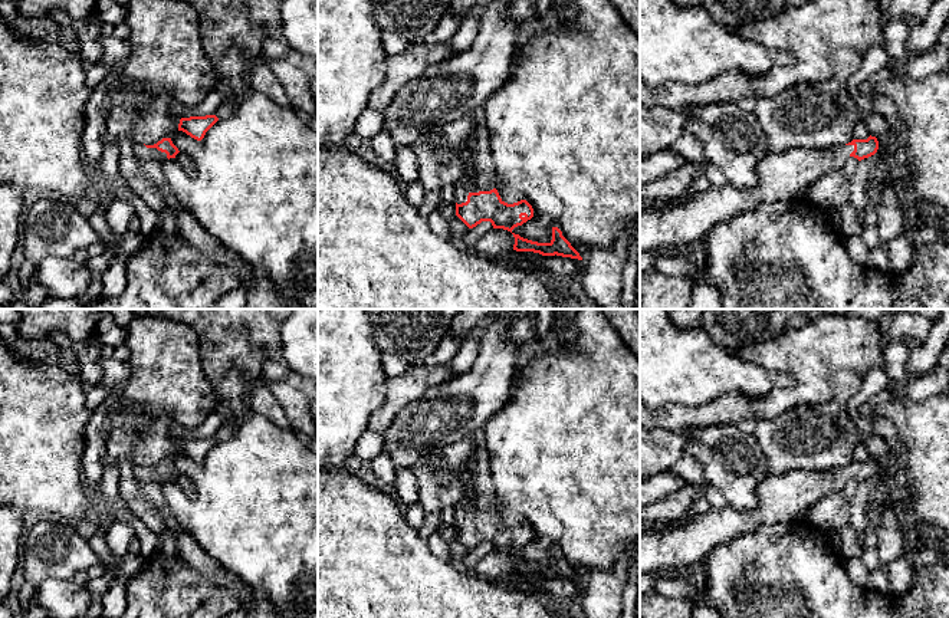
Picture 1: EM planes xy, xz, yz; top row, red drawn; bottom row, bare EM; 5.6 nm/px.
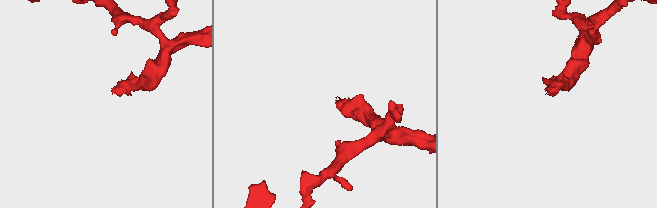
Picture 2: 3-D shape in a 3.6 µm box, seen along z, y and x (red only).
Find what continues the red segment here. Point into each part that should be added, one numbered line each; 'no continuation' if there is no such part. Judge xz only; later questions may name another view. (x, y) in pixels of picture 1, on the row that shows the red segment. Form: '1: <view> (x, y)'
1: xz (483, 178)

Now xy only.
1: xy (140, 150)

